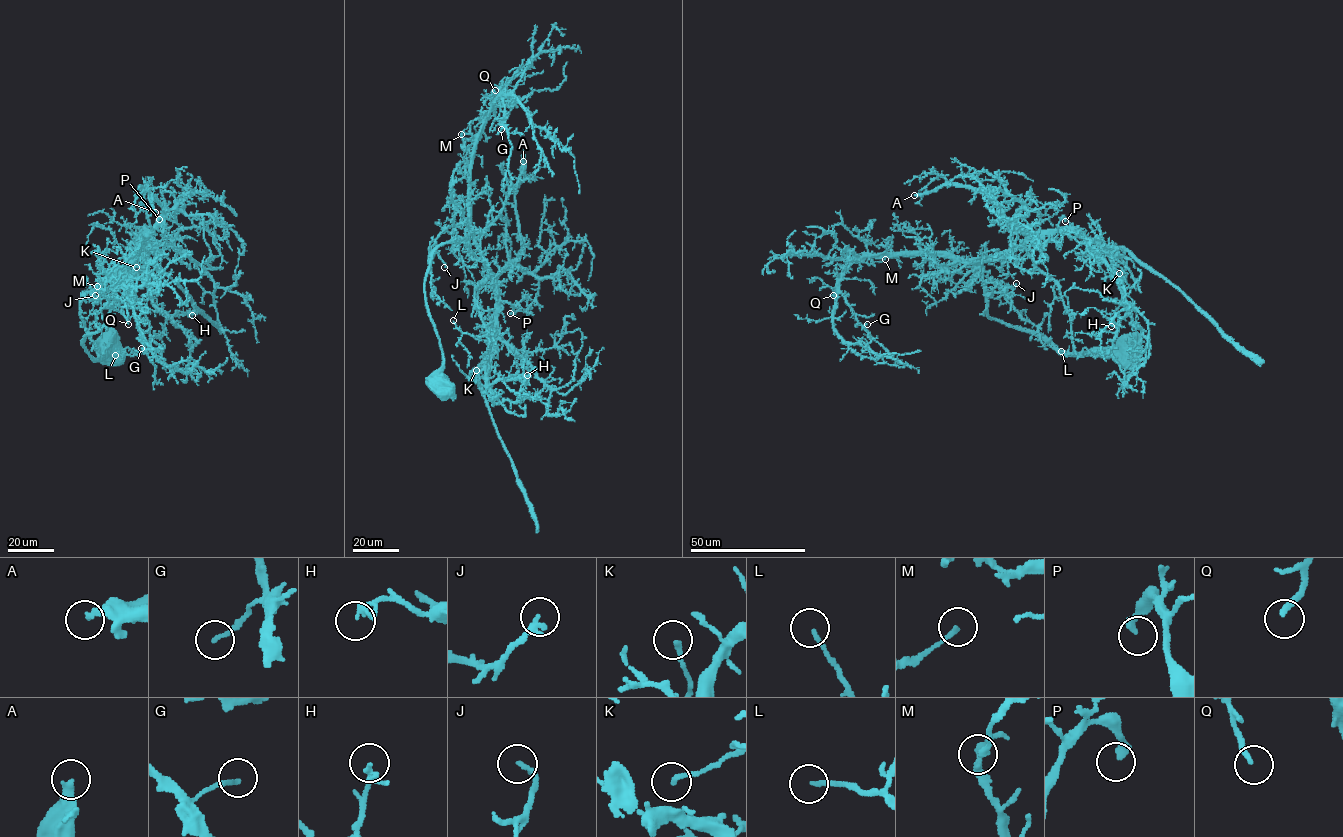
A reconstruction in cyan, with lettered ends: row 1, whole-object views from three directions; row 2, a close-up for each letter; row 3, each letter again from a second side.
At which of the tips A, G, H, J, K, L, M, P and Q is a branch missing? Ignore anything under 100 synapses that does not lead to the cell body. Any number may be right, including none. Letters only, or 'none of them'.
A

